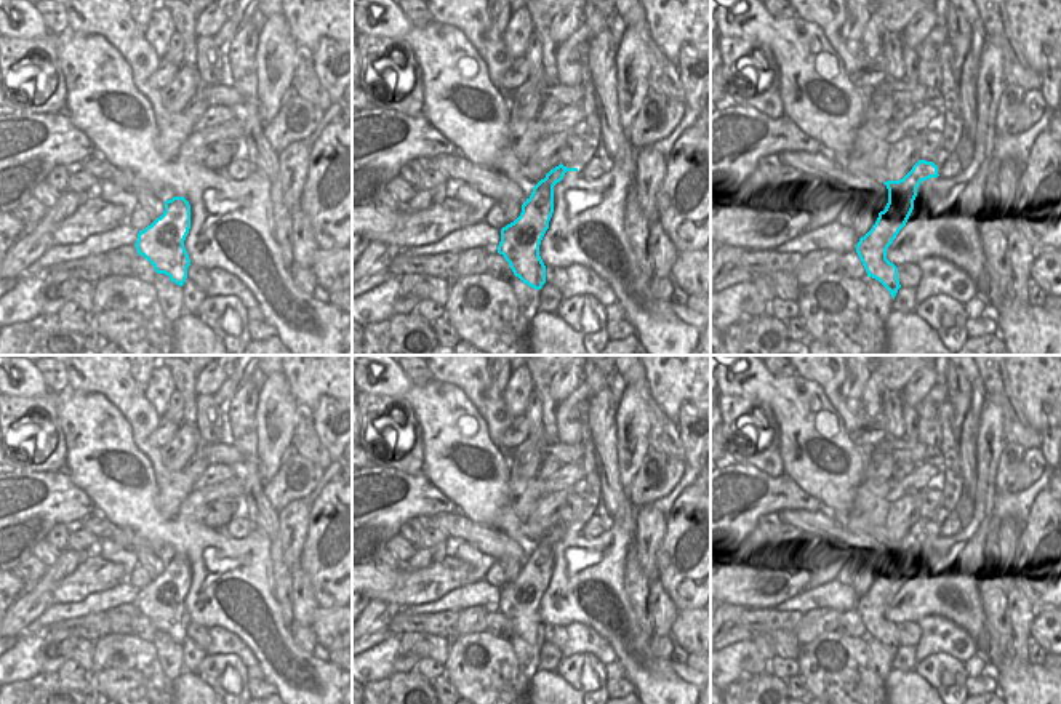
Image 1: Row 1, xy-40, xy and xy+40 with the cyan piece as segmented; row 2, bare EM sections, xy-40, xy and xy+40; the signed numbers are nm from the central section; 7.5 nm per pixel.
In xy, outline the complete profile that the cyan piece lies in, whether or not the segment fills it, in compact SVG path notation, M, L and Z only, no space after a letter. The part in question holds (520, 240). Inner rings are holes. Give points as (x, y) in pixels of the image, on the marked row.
M560 163L551 170L546 178L533 187L531 195L522 205L520 216L501 229L498 253L509 262L514 275L535 290L541 290L546 283L546 266L539 256L539 245L554 213L554 186L563 179L567 171L578 171L578 168L567 168Z

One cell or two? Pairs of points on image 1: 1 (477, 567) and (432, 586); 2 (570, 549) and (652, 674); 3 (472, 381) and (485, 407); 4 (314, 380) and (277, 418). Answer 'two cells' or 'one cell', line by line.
1: two cells
2: one cell
3: one cell
4: two cells

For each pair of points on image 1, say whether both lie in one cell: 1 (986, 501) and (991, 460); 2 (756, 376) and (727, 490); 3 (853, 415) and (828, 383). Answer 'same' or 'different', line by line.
1: same
2: different
3: same

